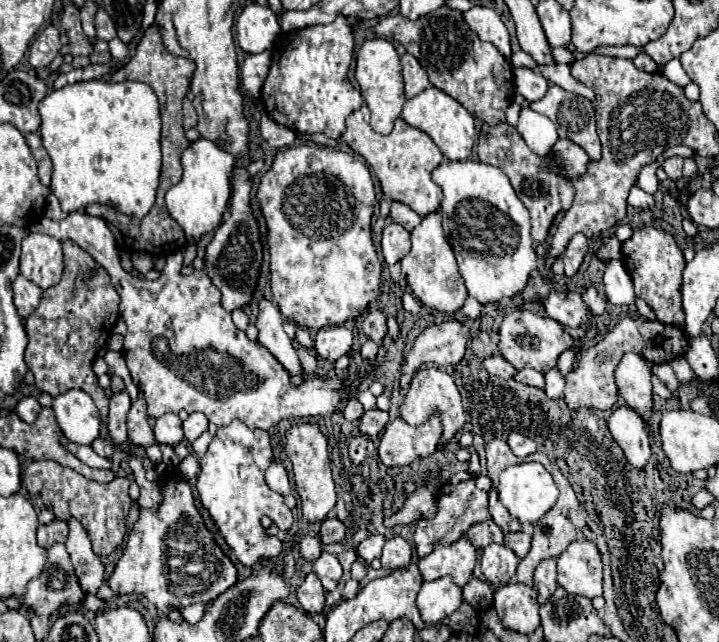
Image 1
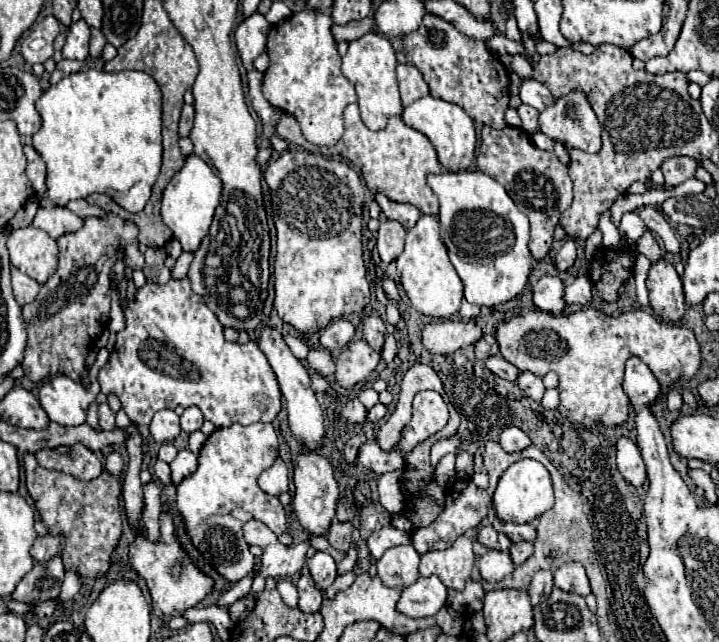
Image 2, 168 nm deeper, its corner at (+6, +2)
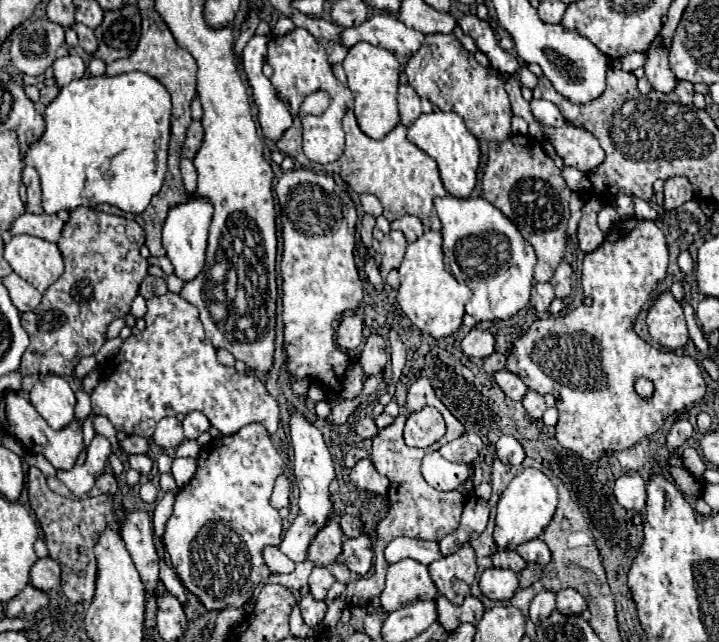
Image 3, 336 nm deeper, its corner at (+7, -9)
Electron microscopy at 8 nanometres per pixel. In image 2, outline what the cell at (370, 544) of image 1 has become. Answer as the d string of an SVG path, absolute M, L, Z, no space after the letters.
M383 526L381 530L371 534L371 538L367 540L367 546L369 546L371 556L375 560L379 560L385 550L389 550L393 546L399 546L399 544L411 544L411 542L413 542L411 532L405 532L405 530L393 528L393 526Z

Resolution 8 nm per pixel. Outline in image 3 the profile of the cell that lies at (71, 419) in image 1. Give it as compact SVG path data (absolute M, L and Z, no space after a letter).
M48 375L40 379L30 391L30 403L56 431L64 429L68 423L76 419L74 391L70 389L68 381L60 375Z

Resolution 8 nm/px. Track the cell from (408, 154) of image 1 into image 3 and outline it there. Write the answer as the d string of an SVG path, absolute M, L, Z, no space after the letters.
M348 111L344 115L344 131L346 131L346 149L344 149L342 157L330 165L318 165L318 163L306 159L306 155L302 153L300 117L294 119L294 125L284 131L284 135L276 141L276 145L284 155L290 155L302 167L336 175L348 185L350 191L354 191L358 195L364 195L364 193L376 195L384 207L384 217L388 221L394 221L404 215L416 215L426 229L440 231L440 219L436 215L432 199L446 195L446 189L440 181L436 161L406 139L406 127L402 123L398 123L384 139L374 141L360 131L354 113Z

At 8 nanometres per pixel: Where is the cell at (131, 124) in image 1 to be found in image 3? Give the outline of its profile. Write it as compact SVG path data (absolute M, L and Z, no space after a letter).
M132 71L132 73L122 73L116 77L94 77L94 75L84 75L82 79L76 79L68 85L64 85L58 93L58 97L46 107L44 111L44 121L46 121L46 131L40 137L40 141L36 141L34 145L28 147L24 163L36 167L36 171L40 173L40 181L42 181L42 207L44 213L48 215L56 215L62 209L76 209L80 205L88 205L94 207L98 203L110 203L114 207L120 207L126 213L134 213L140 215L146 211L150 199L160 191L162 183L164 183L164 175L166 175L166 159L168 159L168 141L170 141L170 93L166 91L166 87L156 81L154 77L140 73L140 71Z

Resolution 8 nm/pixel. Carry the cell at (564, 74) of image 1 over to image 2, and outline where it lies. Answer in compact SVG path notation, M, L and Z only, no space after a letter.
M497 34L497 36L491 36L489 40L485 40L485 46L489 48L489 52L493 52L495 56L501 56L501 54L517 54L517 52L523 52L523 44L521 42L513 42L509 38L505 38L503 34Z

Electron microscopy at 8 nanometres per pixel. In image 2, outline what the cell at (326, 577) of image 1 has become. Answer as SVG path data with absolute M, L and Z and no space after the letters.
M315 552L315 556L307 560L307 568L319 590L327 590L337 578L335 560L327 552Z

